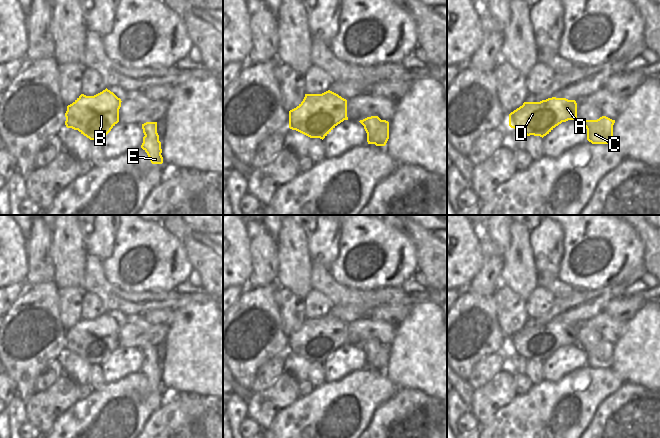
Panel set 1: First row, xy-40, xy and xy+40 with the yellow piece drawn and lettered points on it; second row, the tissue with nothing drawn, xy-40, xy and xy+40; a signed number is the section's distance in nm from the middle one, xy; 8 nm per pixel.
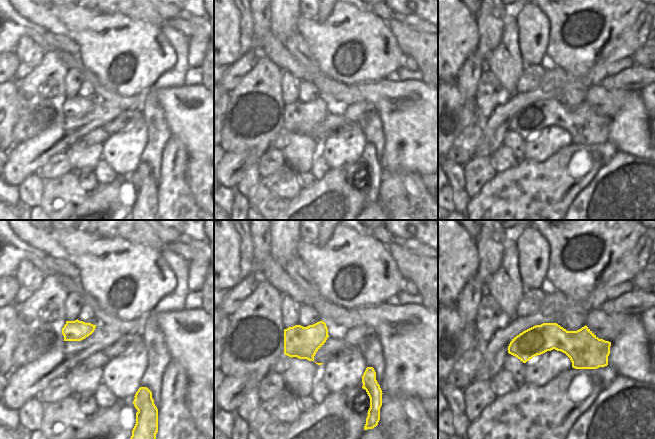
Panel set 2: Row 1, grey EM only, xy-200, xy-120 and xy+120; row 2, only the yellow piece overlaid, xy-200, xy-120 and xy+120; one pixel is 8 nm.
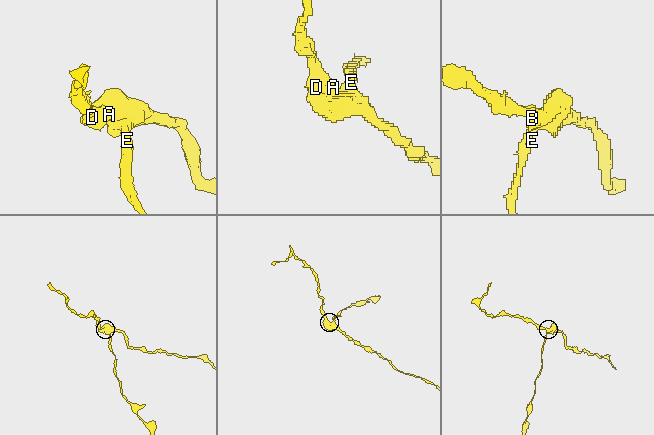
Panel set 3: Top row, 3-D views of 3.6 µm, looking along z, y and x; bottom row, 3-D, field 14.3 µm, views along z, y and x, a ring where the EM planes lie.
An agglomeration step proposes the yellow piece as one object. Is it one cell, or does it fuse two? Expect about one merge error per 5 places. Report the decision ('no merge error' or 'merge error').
merge error

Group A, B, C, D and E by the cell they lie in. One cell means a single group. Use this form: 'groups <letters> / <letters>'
groups A B C D / E

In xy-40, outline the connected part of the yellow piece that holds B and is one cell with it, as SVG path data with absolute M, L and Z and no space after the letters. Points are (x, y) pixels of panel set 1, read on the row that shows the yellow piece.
M107 88L94 96L81 94L72 104L67 106L65 125L67 128L78 130L90 140L101 141L119 122L121 102L121 99Z

